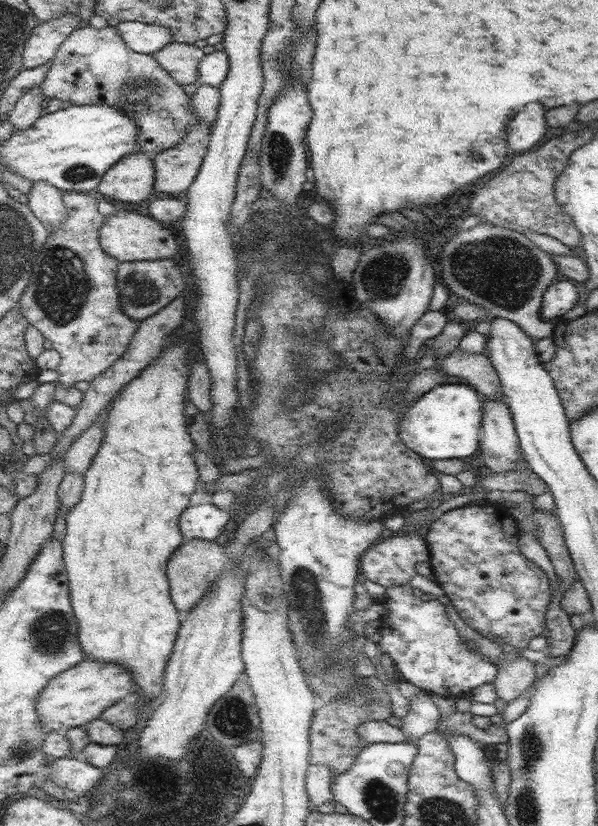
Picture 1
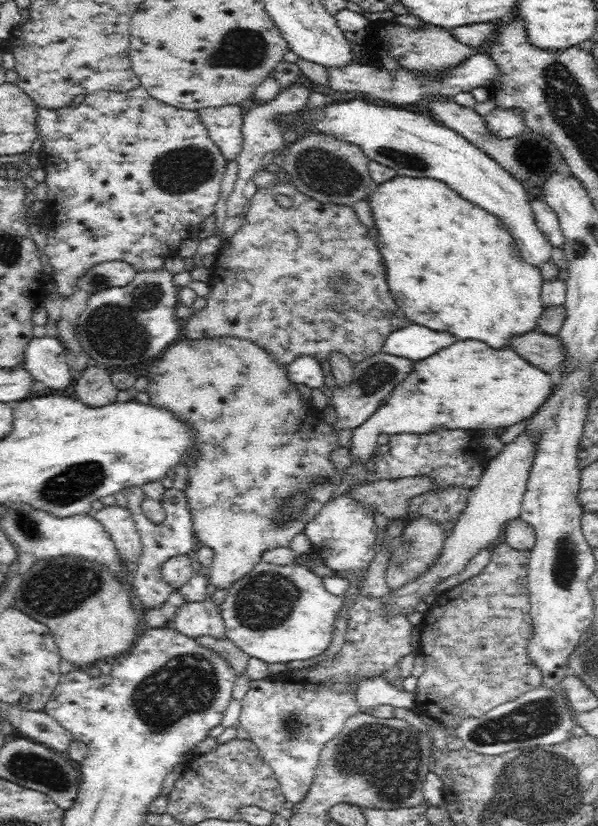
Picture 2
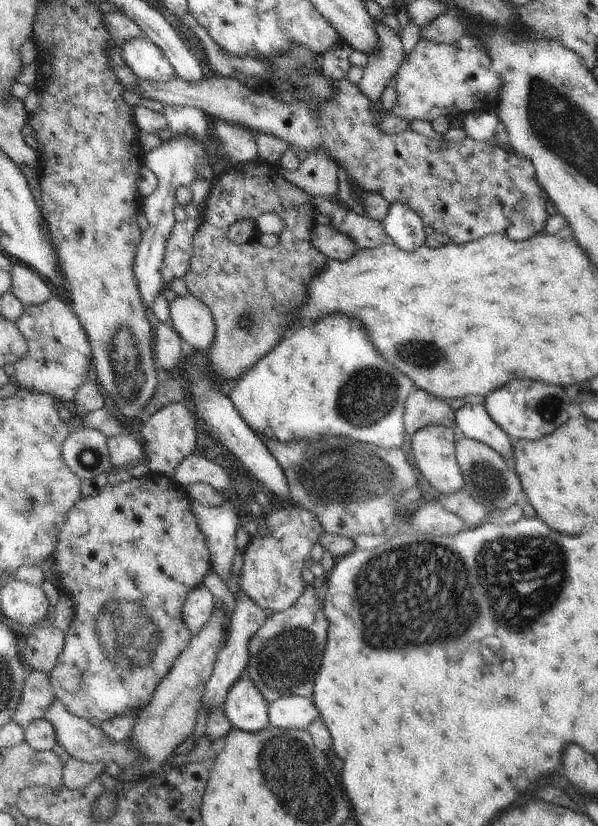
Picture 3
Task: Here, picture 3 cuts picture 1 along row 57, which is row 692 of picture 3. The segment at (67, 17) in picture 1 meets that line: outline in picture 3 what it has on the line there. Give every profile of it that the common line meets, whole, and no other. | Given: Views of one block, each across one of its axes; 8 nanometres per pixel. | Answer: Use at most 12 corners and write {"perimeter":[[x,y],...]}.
{"perimeter":[[31,670],[10,721],[26,728],[56,699],[50,674]]}

